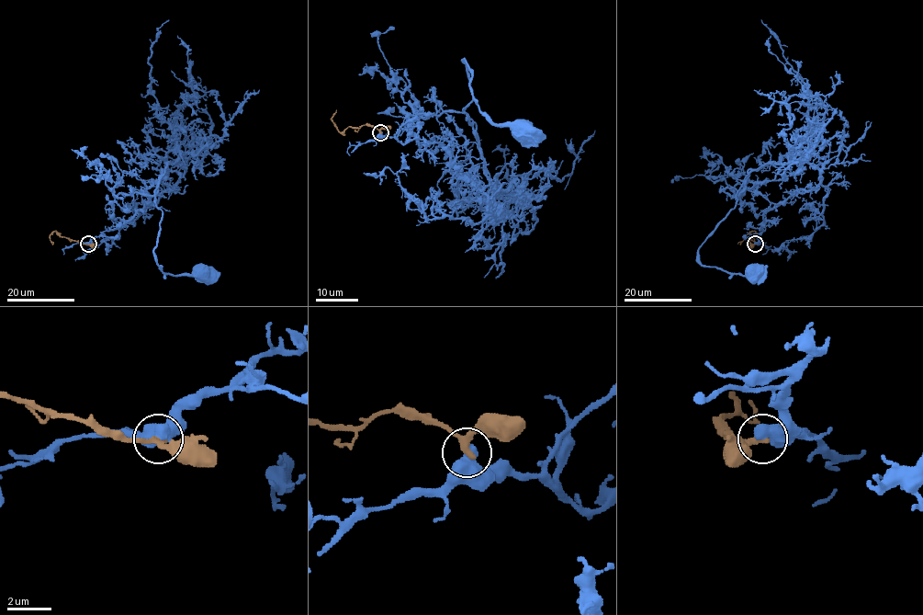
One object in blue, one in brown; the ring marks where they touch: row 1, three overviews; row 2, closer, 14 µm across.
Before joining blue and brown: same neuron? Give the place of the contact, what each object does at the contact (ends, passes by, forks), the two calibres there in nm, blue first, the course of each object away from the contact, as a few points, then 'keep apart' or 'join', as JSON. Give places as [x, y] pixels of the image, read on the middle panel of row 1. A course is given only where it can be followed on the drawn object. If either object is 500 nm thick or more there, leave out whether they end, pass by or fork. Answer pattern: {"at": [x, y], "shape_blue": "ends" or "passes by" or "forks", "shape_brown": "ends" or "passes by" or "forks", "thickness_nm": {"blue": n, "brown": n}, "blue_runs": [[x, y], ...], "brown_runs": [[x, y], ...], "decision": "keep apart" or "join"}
{"at": [380, 132], "thickness_nm": {"blue": 700, "brown": 240}, "blue_runs": [[380, 132], [438, 142], [454, 161], [456, 142], [436, 117], [467, 119], [462, 61], [477, 107], [524, 129]], "brown_runs": [[380, 132], [365, 125], [339, 131], [331, 119], [336, 109]], "decision": "keep apart"}

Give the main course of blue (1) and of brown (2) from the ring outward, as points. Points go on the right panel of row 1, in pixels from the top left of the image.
1: (755, 244), (763, 214), (778, 204), (748, 189), (739, 195), (743, 184), (698, 260), (752, 272)
2: (755, 244), (749, 242), (754, 231), (737, 244)

